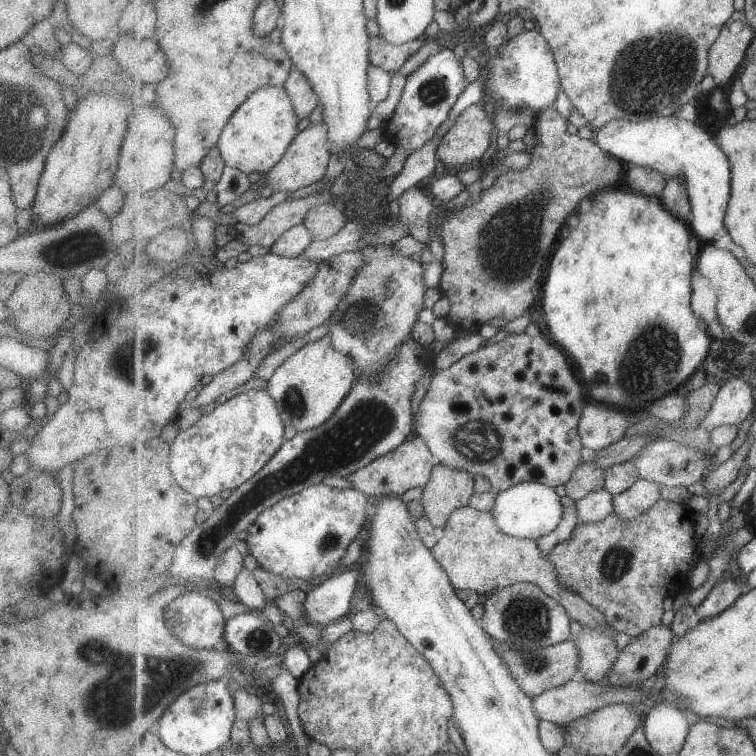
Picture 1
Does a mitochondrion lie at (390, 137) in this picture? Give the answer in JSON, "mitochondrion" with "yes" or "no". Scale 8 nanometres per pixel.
{"mitochondrion":"no"}

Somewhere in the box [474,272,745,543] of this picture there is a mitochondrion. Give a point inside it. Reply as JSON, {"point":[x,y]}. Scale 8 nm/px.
{"point":[644,371]}

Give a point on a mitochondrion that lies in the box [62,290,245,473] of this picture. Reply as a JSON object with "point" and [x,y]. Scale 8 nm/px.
{"point":[119,360]}

